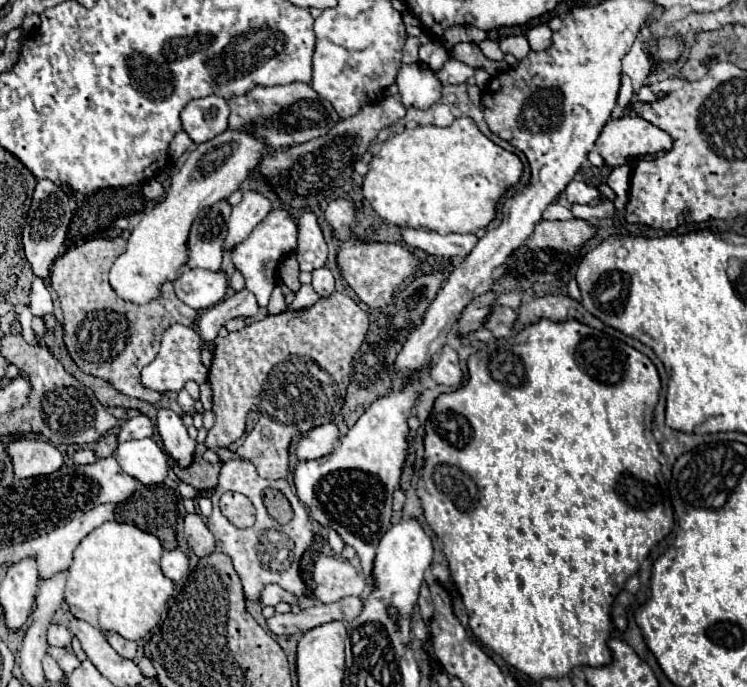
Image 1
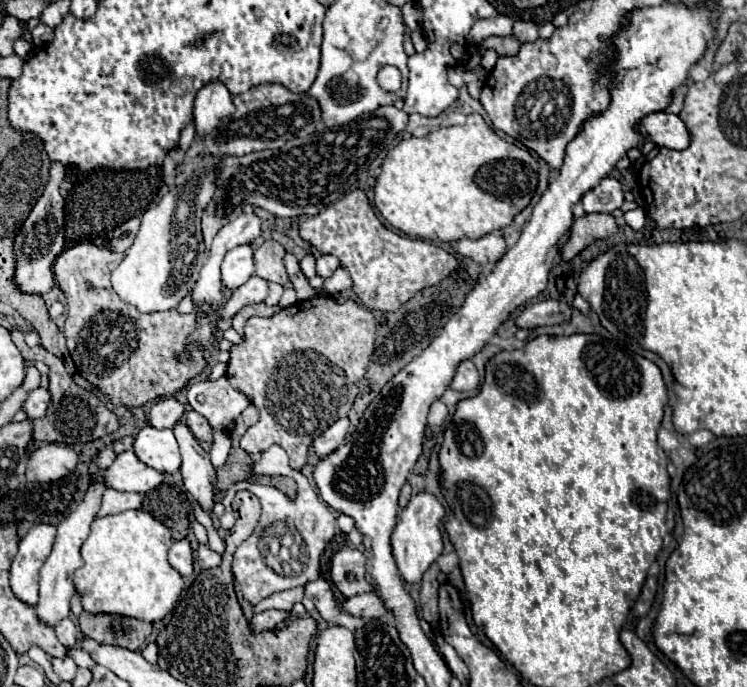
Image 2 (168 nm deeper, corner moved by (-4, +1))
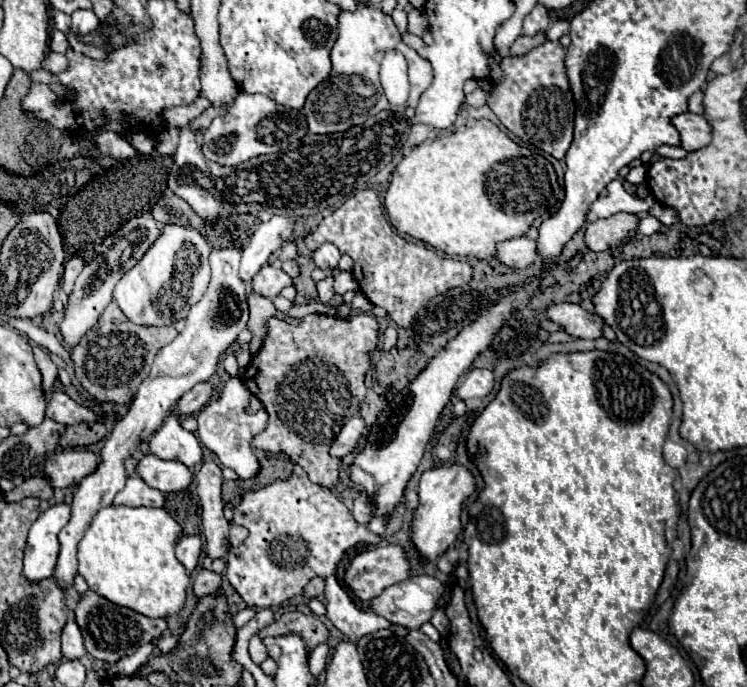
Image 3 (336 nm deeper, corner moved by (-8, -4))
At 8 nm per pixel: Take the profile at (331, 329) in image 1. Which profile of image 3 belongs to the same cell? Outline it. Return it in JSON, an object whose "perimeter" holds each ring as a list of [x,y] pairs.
{"perimeter":[[[309,314],[299,324],[271,318],[265,326],[267,334],[263,338],[263,346],[241,376],[243,384],[263,402],[263,408],[269,414],[269,424],[265,432],[253,438],[253,448],[271,454],[287,454],[309,474],[311,482],[319,486],[335,486],[339,478],[339,460],[329,456],[329,446],[333,442],[333,422],[337,434],[347,418],[359,414],[359,404],[367,392],[365,374],[371,364],[371,352],[379,342],[379,324],[373,316],[367,314],[355,314],[349,316],[349,320],[327,314]]]}

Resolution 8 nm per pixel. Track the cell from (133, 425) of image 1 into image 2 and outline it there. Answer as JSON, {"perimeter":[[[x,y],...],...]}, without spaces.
{"perimeter":[[[173,395],[157,399],[149,413],[149,425],[153,427],[175,427],[175,423],[183,417],[185,405],[179,403]]]}

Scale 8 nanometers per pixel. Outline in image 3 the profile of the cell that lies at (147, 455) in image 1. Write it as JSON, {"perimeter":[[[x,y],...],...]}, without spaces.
{"perimeter":[[[167,416],[163,426],[151,436],[149,450],[161,460],[179,460],[187,468],[199,466],[203,458],[197,436],[183,430],[175,416]]]}

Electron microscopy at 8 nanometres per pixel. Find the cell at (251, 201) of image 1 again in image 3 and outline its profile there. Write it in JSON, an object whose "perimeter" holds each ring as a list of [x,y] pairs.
{"perimeter":[[[239,246],[211,250],[209,256],[211,282],[205,296],[189,310],[185,330],[171,344],[163,346],[157,352],[155,362],[151,364],[151,372],[139,386],[133,404],[129,406],[129,412],[125,414],[123,420],[115,424],[109,440],[105,440],[105,446],[99,452],[101,464],[97,464],[97,468],[89,476],[85,476],[85,480],[81,480],[71,502],[71,520],[59,534],[61,548],[57,566],[53,570],[53,578],[57,580],[57,584],[61,584],[61,588],[65,588],[65,592],[73,586],[73,580],[77,576],[77,544],[81,542],[81,536],[87,532],[93,516],[101,508],[113,504],[115,494],[125,486],[127,472],[123,468],[123,460],[137,450],[139,442],[147,440],[163,424],[163,418],[169,416],[169,412],[185,392],[189,392],[195,384],[209,380],[217,372],[219,356],[235,342],[239,332],[245,330],[249,310],[245,282],[239,278],[239,258],[241,258]]]}

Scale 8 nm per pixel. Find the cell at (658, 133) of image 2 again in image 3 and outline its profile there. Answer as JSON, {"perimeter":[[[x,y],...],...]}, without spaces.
{"perimeter":[[[691,112],[677,114],[673,118],[673,126],[681,136],[681,148],[685,148],[687,152],[695,152],[705,144],[709,144],[711,140],[711,128],[701,114],[691,114]]]}

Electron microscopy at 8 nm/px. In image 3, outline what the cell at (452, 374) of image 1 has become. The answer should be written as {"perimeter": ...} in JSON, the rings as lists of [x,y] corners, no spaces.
{"perimeter":[[[471,368],[465,378],[459,382],[457,396],[461,400],[485,398],[493,390],[493,372],[485,368]]]}

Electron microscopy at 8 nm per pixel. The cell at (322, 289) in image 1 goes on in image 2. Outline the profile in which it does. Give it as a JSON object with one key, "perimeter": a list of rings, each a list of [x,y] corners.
{"perimeter":[[[325,253],[317,255],[317,275],[331,277],[337,265],[339,265],[339,259],[335,255],[325,255]]]}

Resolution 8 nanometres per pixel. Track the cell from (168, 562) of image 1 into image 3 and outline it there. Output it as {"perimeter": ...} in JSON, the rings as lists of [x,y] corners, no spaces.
{"perimeter":[[[183,536],[175,548],[175,556],[177,560],[185,566],[187,572],[193,572],[197,566],[201,554],[201,540],[199,536]]]}

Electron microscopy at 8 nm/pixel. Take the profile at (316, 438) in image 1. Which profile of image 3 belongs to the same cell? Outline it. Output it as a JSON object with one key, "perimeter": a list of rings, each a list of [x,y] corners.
{"perimeter":[[[353,416],[353,418],[341,428],[339,436],[333,440],[329,454],[331,454],[333,458],[341,458],[341,456],[349,454],[351,450],[355,450],[357,444],[359,444],[359,440],[361,440],[363,430],[365,430],[363,420],[361,420],[359,416]]]}

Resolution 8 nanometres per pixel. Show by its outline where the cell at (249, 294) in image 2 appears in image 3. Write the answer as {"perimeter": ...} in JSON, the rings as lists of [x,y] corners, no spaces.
{"perimeter":[[[263,266],[259,274],[251,280],[251,290],[265,298],[275,298],[285,286],[291,286],[293,280],[279,266]]]}

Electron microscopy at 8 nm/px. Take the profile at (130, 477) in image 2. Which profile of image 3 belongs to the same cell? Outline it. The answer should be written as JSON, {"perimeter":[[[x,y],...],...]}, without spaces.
{"perimeter":[[[147,454],[139,460],[137,468],[135,468],[135,476],[141,476],[141,480],[145,480],[145,484],[149,484],[151,488],[157,488],[159,492],[179,492],[185,490],[191,480],[193,474],[187,466],[183,466],[177,460],[159,460],[153,454]]]}

